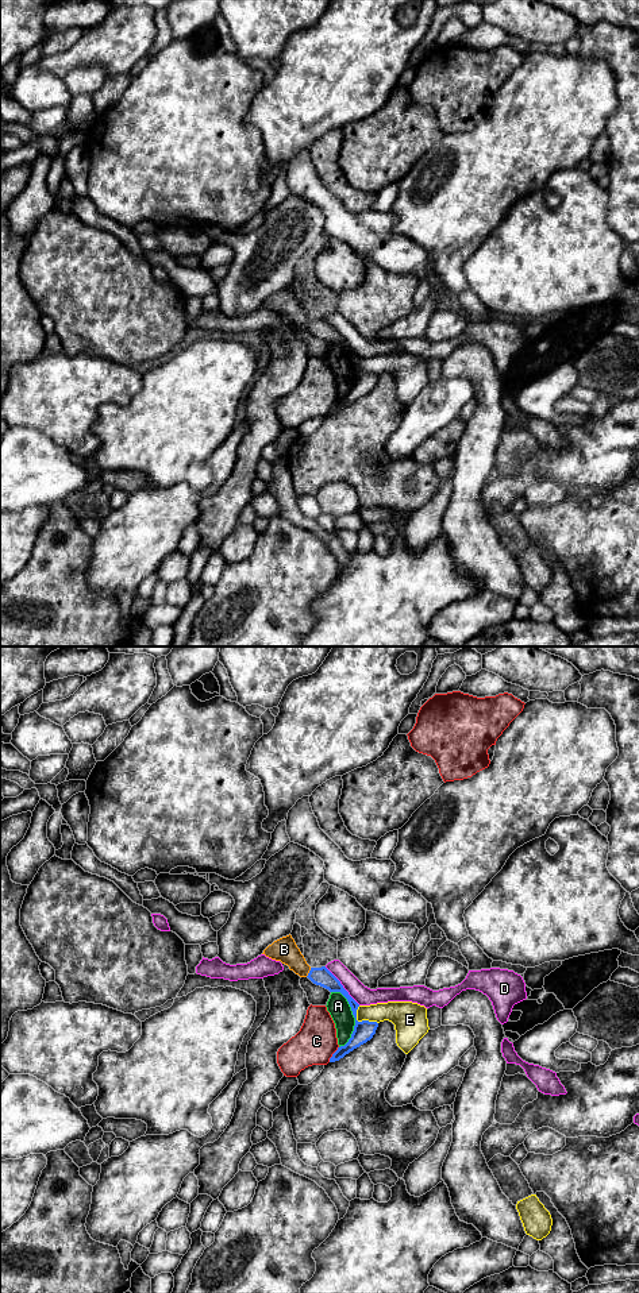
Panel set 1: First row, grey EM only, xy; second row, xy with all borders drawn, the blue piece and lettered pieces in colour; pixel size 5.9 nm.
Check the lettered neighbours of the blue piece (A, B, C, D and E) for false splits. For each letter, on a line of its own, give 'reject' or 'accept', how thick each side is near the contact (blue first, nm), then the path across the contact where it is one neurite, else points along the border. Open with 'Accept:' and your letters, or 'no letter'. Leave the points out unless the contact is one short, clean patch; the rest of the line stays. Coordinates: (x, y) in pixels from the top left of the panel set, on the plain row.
Accept: B
A: reject; 120 nm thick on the blue side, 130 nm on the other
B: accept; 110 nm thick on the blue side, 140 nm on the other; runs through xy (322, 328), (310, 324), (284, 301)
C: reject; 120 nm thick on the blue side, 240 nm on the other
D: reject; 110 nm thick on the blue side, 110 nm on the other
E: reject; 120 nm thick on the blue side, 160 nm on the other

